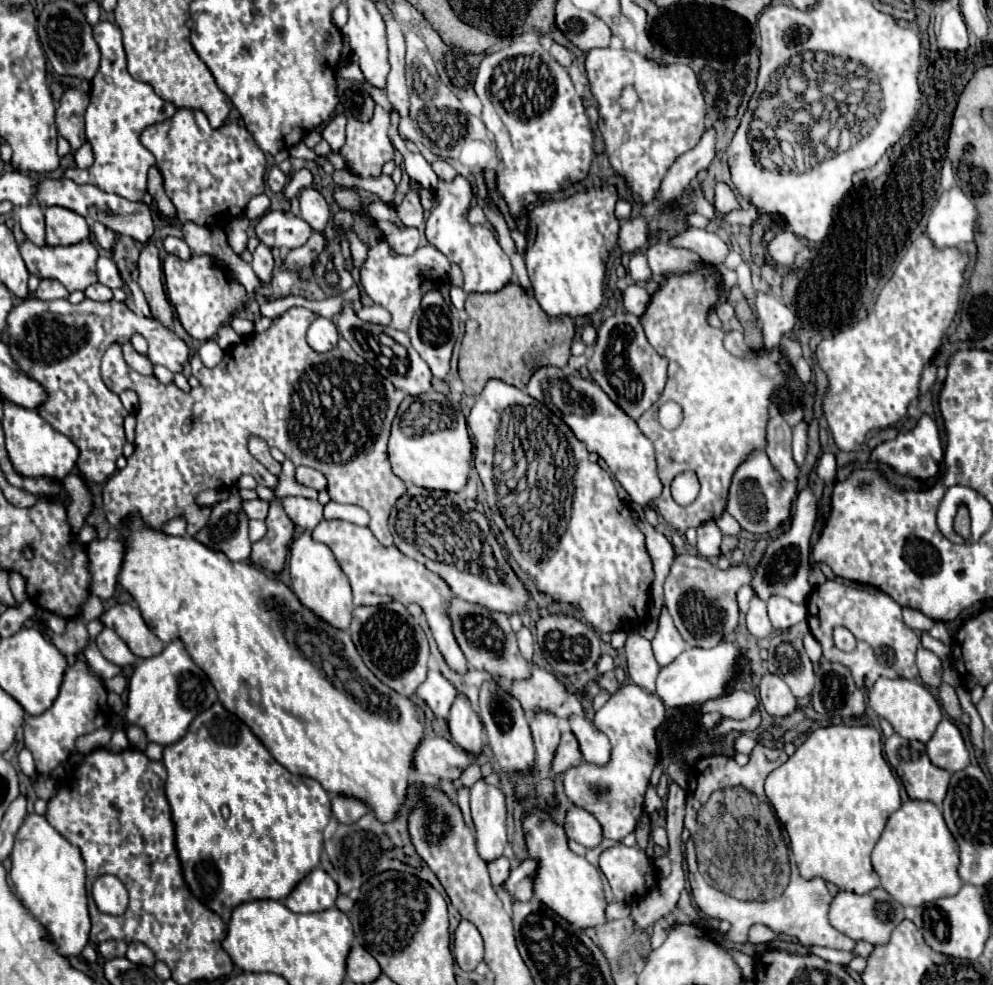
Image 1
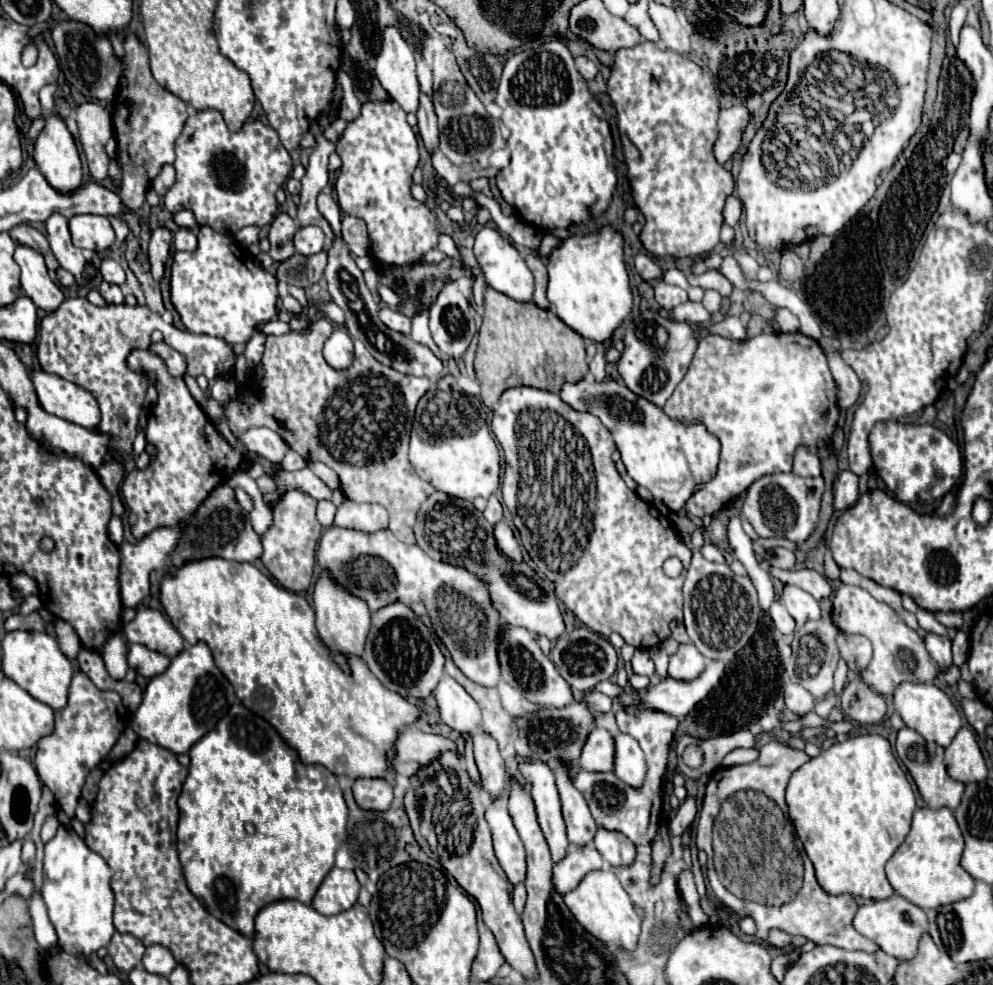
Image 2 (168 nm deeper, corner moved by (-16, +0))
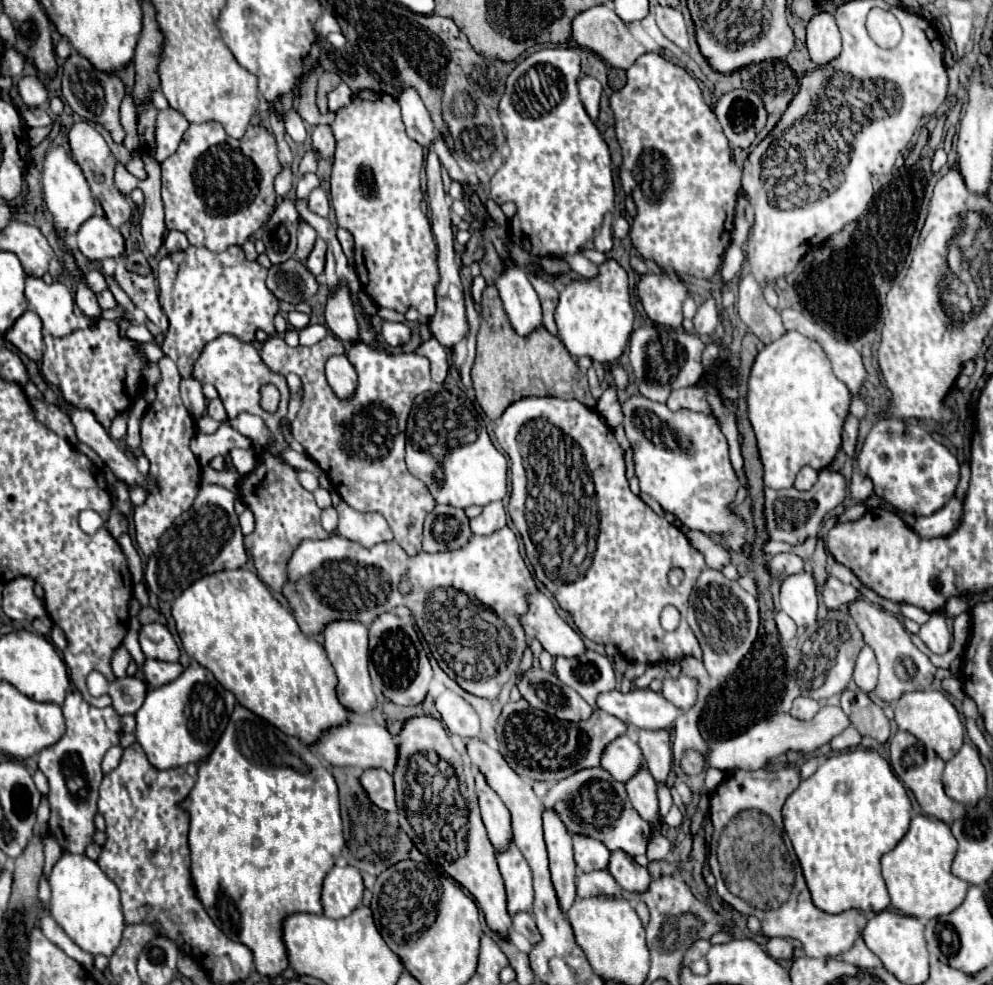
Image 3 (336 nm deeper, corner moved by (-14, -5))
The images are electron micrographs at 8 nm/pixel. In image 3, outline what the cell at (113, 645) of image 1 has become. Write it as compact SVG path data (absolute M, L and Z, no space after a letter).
M146 659L142 667L142 675L148 681L150 687L162 687L162 683L170 683L178 679L178 675L184 671L184 667L176 663L166 663L166 661L156 661L156 659Z

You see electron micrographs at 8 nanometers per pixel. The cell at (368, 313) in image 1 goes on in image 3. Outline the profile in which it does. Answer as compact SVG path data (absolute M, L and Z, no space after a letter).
M386 321L382 325L382 329L380 329L380 335L390 347L400 347L400 345L408 343L410 327L406 323L390 323L390 321Z

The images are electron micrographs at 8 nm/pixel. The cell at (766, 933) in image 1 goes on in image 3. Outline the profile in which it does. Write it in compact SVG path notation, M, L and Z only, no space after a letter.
M774 937L768 941L768 953L776 959L776 961L792 961L794 957L794 947L792 943L788 943L782 937Z

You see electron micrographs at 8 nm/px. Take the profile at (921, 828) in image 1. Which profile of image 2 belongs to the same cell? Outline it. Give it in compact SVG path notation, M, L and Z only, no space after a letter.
M918 808L914 812L912 828L910 828L906 840L894 852L894 856L886 862L886 876L888 876L896 894L908 898L908 902L920 906L922 910L938 908L948 902L958 902L958 900L968 898L974 890L974 878L960 866L962 852L964 852L964 838L962 838L962 832L958 828L958 822L956 822L952 810L950 808L938 808L938 810Z

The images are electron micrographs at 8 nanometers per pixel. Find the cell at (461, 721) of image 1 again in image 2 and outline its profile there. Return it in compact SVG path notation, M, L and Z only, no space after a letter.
M478 732L472 736L472 746L474 746L476 766L484 782L484 790L488 790L490 796L496 798L496 794L502 794L506 790L504 786L506 766L500 756L498 742L488 732Z

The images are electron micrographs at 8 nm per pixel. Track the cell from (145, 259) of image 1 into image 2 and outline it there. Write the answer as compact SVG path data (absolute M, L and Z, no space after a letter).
M156 228L152 232L152 240L148 246L148 258L152 264L152 276L156 282L160 282L164 276L164 266L166 266L166 260L170 256L170 242L172 242L170 230Z

